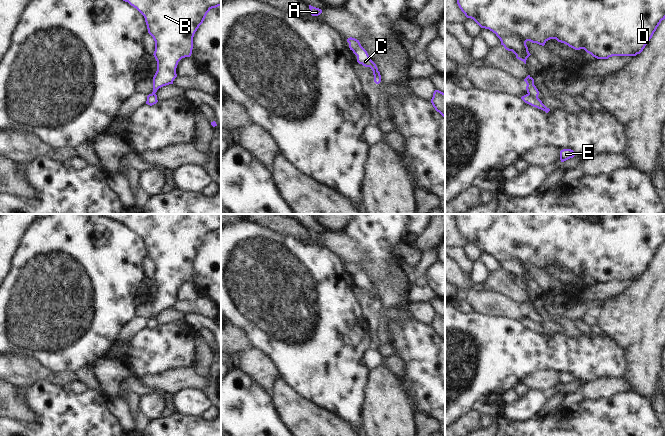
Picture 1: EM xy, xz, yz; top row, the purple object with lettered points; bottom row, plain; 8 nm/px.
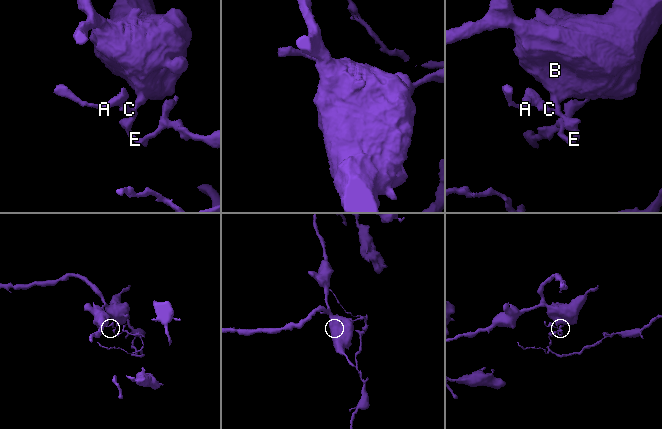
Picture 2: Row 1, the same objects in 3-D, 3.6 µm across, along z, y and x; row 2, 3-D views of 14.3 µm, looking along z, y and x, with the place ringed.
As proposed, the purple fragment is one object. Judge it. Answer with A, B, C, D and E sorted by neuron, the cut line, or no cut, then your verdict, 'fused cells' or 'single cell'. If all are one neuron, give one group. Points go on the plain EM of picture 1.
A C E / B D | yz (528, 317), (537, 320) | fused cells

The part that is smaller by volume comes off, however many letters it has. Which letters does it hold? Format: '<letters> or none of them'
A, C, E

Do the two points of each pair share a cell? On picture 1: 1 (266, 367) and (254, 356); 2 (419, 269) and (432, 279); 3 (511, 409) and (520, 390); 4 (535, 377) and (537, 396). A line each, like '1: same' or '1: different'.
1: same
2: different
3: different
4: different

